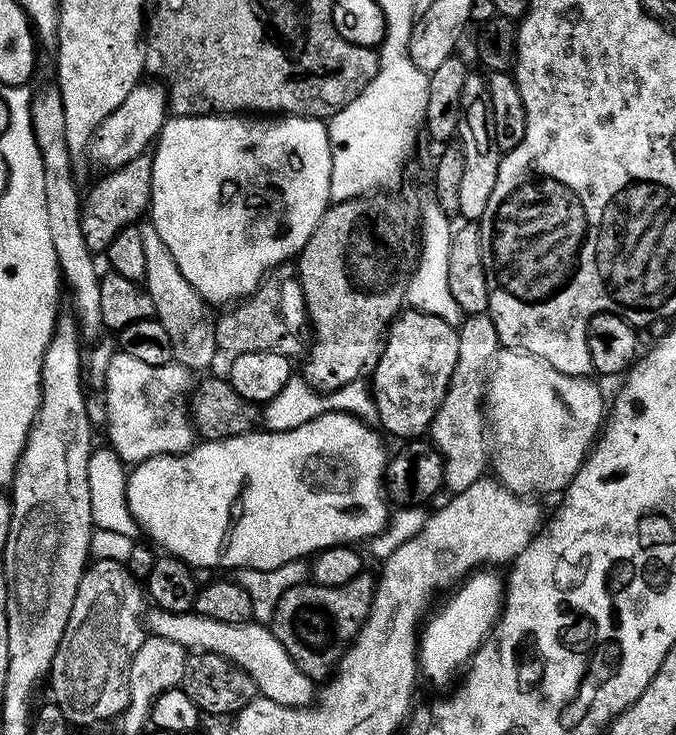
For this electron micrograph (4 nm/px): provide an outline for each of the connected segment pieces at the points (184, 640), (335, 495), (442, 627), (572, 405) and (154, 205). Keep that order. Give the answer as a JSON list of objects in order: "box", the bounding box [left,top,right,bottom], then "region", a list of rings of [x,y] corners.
[{"box":[146,607,314,708],"region":[[[153,607],[146,616],[146,628],[151,635],[166,638],[170,642],[178,642],[178,646],[188,649],[189,653],[209,652],[224,656],[237,664],[256,684],[256,691],[263,699],[273,700],[291,708],[303,708],[314,700],[314,681],[286,654],[282,642],[263,623],[218,622],[214,618],[206,618],[195,610],[191,612],[171,612]]]},{"box":[127,412,390,570],"region":[[[328,412],[298,426],[297,429],[288,429],[285,432],[257,430],[225,440],[204,440],[189,448],[187,452],[174,456],[155,456],[135,465],[127,473],[129,510],[139,527],[144,532],[148,531],[147,539],[153,545],[161,544],[164,547],[161,549],[167,555],[179,556],[196,570],[201,570],[200,568],[274,570],[276,567],[285,566],[288,562],[311,557],[323,548],[333,548],[339,544],[352,546],[357,543],[355,540],[367,542],[387,527],[390,517],[390,501],[384,491],[384,470],[390,459],[390,452],[389,449],[384,449],[385,437],[372,427],[371,423],[349,412]]]},{"box":[418,570,502,685],"region":[[[492,570],[473,571],[448,601],[423,621],[418,636],[418,668],[430,683],[451,685],[452,675],[467,665],[492,631],[502,607],[502,580],[488,571]]]},{"box":[486,350,606,498],"region":[[[519,350],[501,351],[497,355],[486,381],[486,420],[490,425],[490,468],[494,473],[495,479],[505,484],[516,495],[525,498],[535,497],[537,495],[535,492],[557,491],[556,493],[559,493],[567,488],[569,482],[574,478],[574,474],[582,466],[585,456],[588,455],[593,447],[594,441],[597,439],[598,433],[606,420],[606,400],[604,404],[604,396],[600,393],[600,388],[594,381],[595,379],[592,378],[562,374],[558,370],[554,370],[554,366],[550,366],[550,362],[546,362],[529,352],[521,352]]]},{"box":[150,114,332,306],"region":[[[217,114],[215,116],[177,116],[175,118],[165,119],[164,127],[160,129],[160,135],[155,141],[154,149],[151,153],[152,157],[152,203],[150,205],[150,223],[156,227],[158,234],[162,236],[163,242],[173,255],[174,262],[178,264],[178,269],[181,270],[182,275],[187,282],[193,286],[194,290],[201,296],[201,298],[209,305],[224,304],[220,306],[228,306],[233,302],[239,302],[252,295],[261,287],[264,275],[267,274],[271,268],[276,268],[279,264],[284,264],[288,259],[299,257],[301,250],[306,246],[306,242],[310,242],[310,234],[314,234],[314,230],[318,226],[318,222],[322,218],[322,214],[328,209],[328,205],[332,200],[330,194],[330,166],[332,165],[332,151],[330,150],[330,142],[328,141],[328,126],[325,121],[311,120],[308,116],[284,116],[283,118],[245,118],[240,114]]]}]

